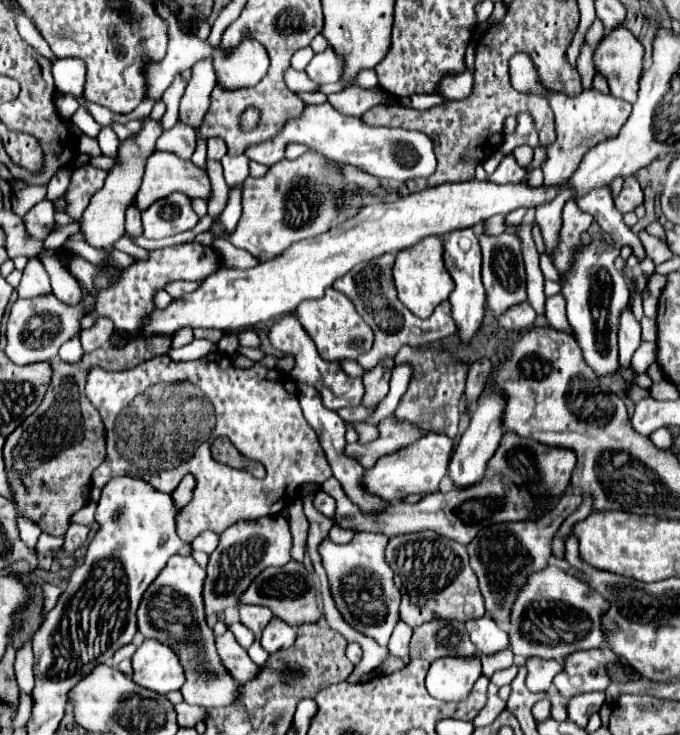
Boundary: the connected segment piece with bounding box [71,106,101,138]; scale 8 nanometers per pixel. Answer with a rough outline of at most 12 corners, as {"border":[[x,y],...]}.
{"border":[[79,106],[73,124],[87,136],[97,136],[101,126],[87,108]]}

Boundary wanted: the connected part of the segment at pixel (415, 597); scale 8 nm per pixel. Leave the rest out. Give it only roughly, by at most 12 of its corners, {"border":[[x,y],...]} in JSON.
{"border":[[427,530],[389,538],[401,620],[485,616],[465,546]]}

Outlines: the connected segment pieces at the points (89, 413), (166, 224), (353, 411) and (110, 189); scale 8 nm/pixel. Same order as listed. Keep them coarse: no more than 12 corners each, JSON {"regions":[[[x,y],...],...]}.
{"regions":[[[133,338],[75,364],[53,360],[37,412],[3,458],[21,512],[51,536],[89,502],[105,428],[85,398],[91,366],[167,354]],[[179,192],[143,214],[143,236],[167,238],[191,230],[199,216]],[[363,405],[342,408],[337,413],[347,424],[367,420],[375,408]],[[161,124],[119,148],[119,164],[81,216],[81,232],[105,250],[125,234],[125,210],[141,186]]]}

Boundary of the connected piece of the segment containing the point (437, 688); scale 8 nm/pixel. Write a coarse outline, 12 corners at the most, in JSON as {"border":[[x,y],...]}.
{"border":[[479,656],[439,658],[427,692],[461,702],[481,676]]}

